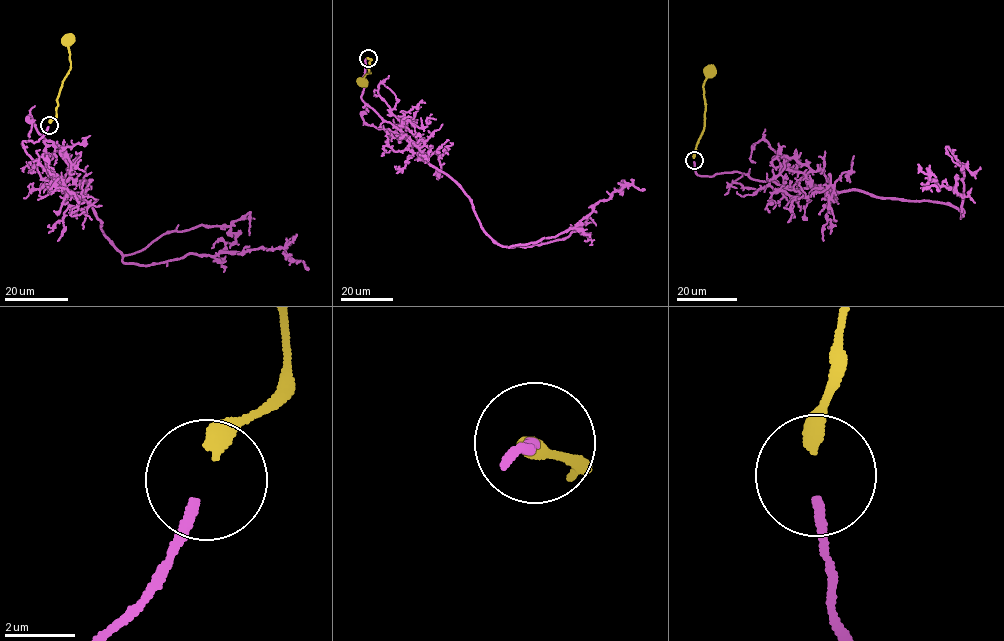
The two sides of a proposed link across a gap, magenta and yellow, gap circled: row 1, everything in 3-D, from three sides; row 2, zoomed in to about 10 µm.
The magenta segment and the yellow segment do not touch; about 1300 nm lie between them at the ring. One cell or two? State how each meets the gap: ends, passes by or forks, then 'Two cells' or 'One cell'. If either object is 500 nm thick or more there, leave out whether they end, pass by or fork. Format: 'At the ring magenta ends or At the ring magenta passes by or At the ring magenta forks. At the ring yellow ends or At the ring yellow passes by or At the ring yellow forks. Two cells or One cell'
At the ring magenta ends. At the ring yellow ends. One cell

